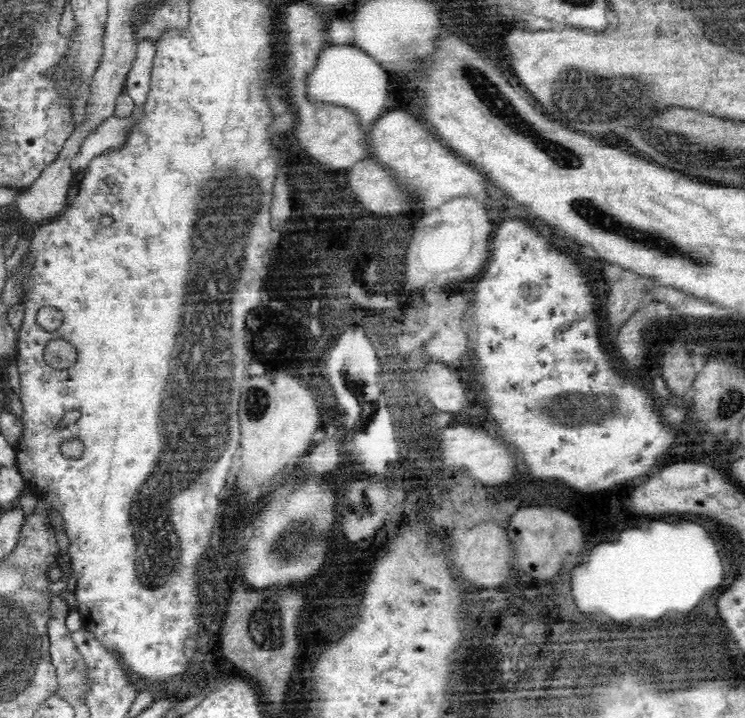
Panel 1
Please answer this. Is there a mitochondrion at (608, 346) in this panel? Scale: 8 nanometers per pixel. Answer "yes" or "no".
no

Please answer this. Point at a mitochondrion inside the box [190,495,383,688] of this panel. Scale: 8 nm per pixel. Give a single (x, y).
(286, 550)

